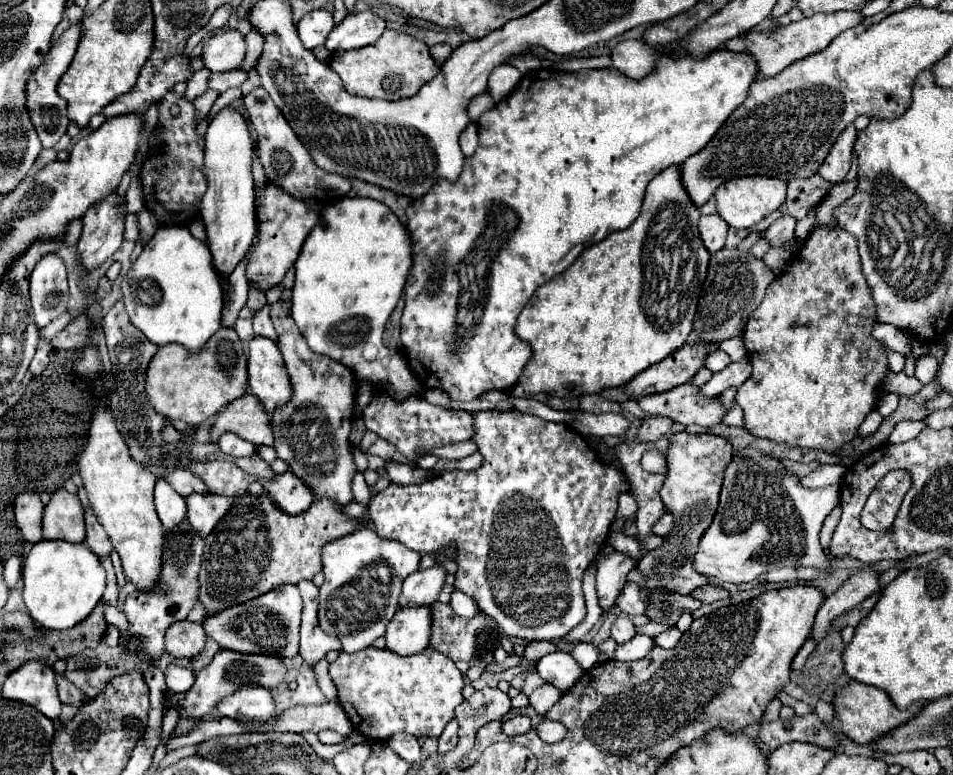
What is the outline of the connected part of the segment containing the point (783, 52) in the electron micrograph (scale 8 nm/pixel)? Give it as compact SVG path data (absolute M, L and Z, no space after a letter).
M836 11L836 13L818 13L796 23L788 23L786 27L778 27L774 33L756 33L750 31L746 35L738 35L726 43L728 51L750 53L758 65L758 79L770 79L780 73L784 67L800 61L812 53L818 53L830 45L830 41L842 31L858 25L864 19L860 11Z

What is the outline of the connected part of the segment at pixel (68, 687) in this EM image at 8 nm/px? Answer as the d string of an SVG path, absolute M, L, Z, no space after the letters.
M56 675L58 677L58 693L60 693L60 701L64 705L80 705L80 703L86 703L86 697L82 697L82 691L78 691L72 683L68 683L62 675Z

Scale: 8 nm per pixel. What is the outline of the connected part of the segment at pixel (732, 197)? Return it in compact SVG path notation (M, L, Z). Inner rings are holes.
M740 177L726 181L716 191L718 215L734 229L750 229L786 201L786 183L774 177Z

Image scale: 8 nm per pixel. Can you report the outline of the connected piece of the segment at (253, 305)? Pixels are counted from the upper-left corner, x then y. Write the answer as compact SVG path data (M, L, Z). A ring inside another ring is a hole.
M250 284L248 288L248 299L246 304L254 315L255 312L260 310L264 305L267 304L266 295L263 291L260 291L260 289L256 289L256 287Z

